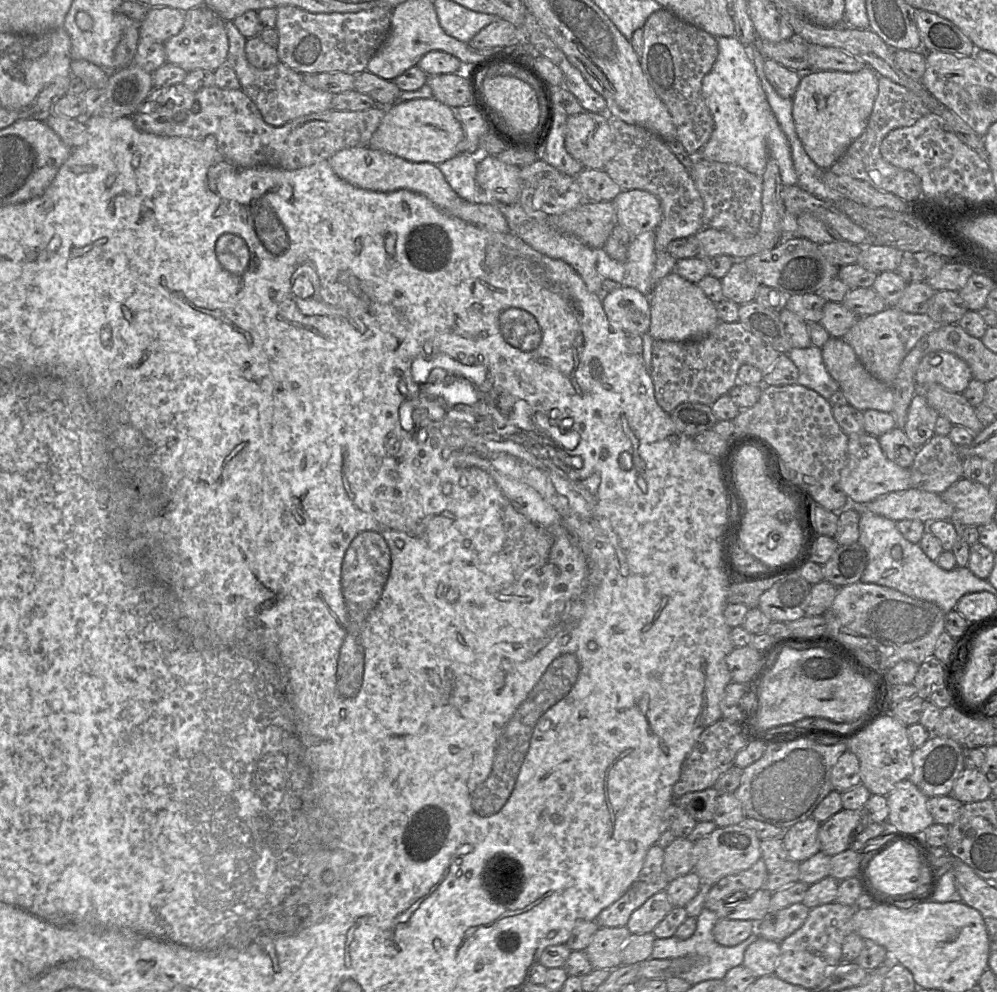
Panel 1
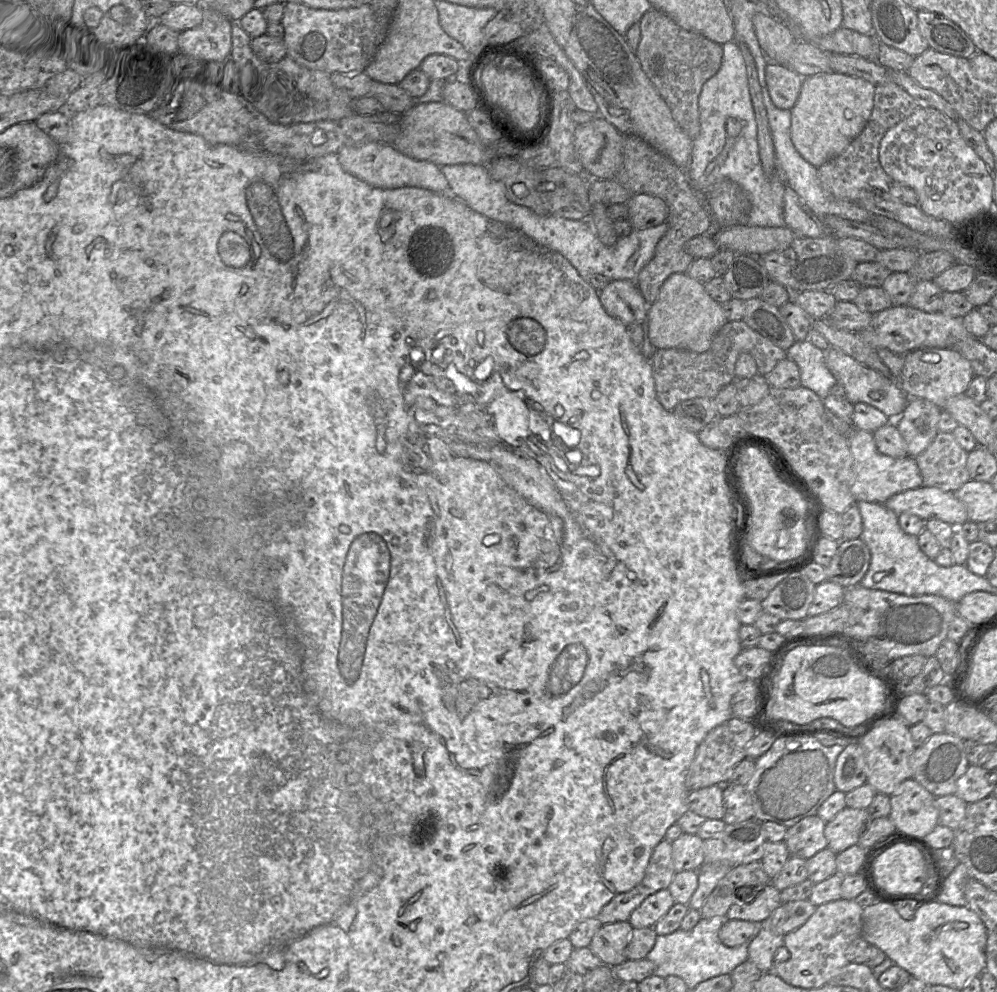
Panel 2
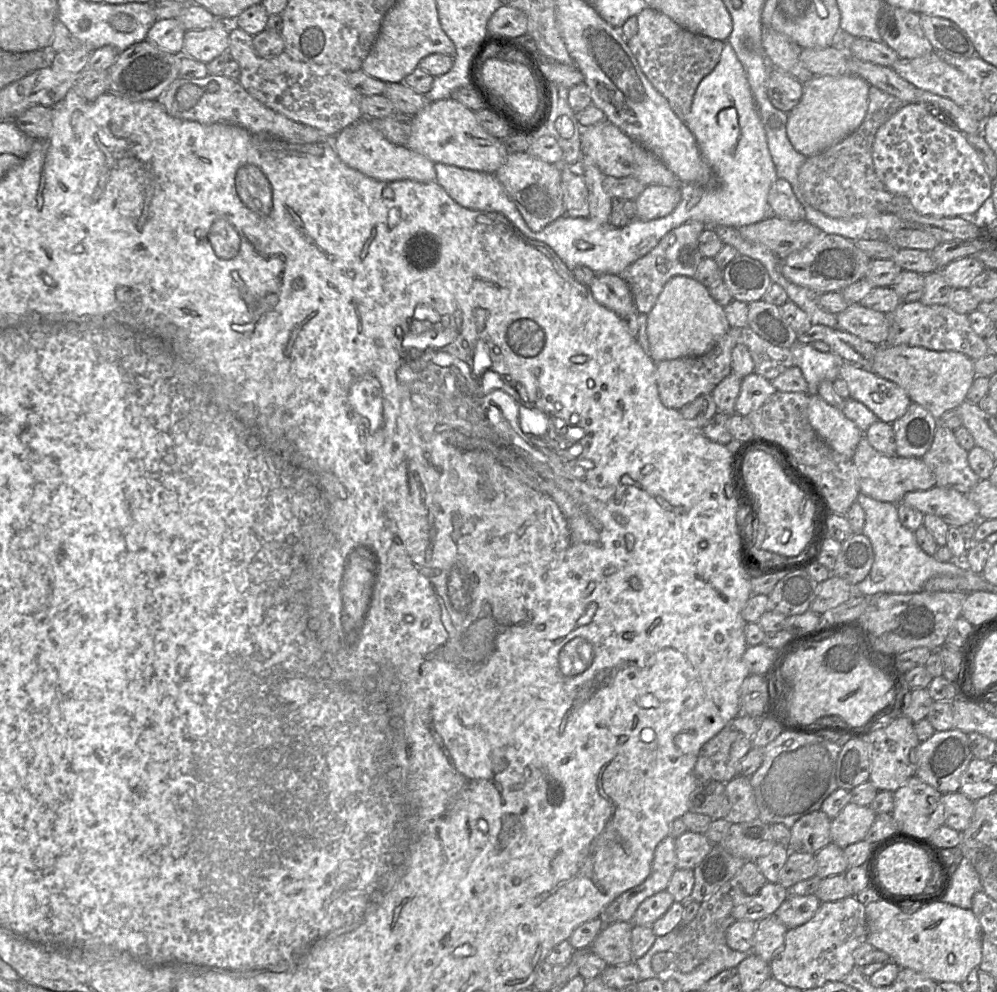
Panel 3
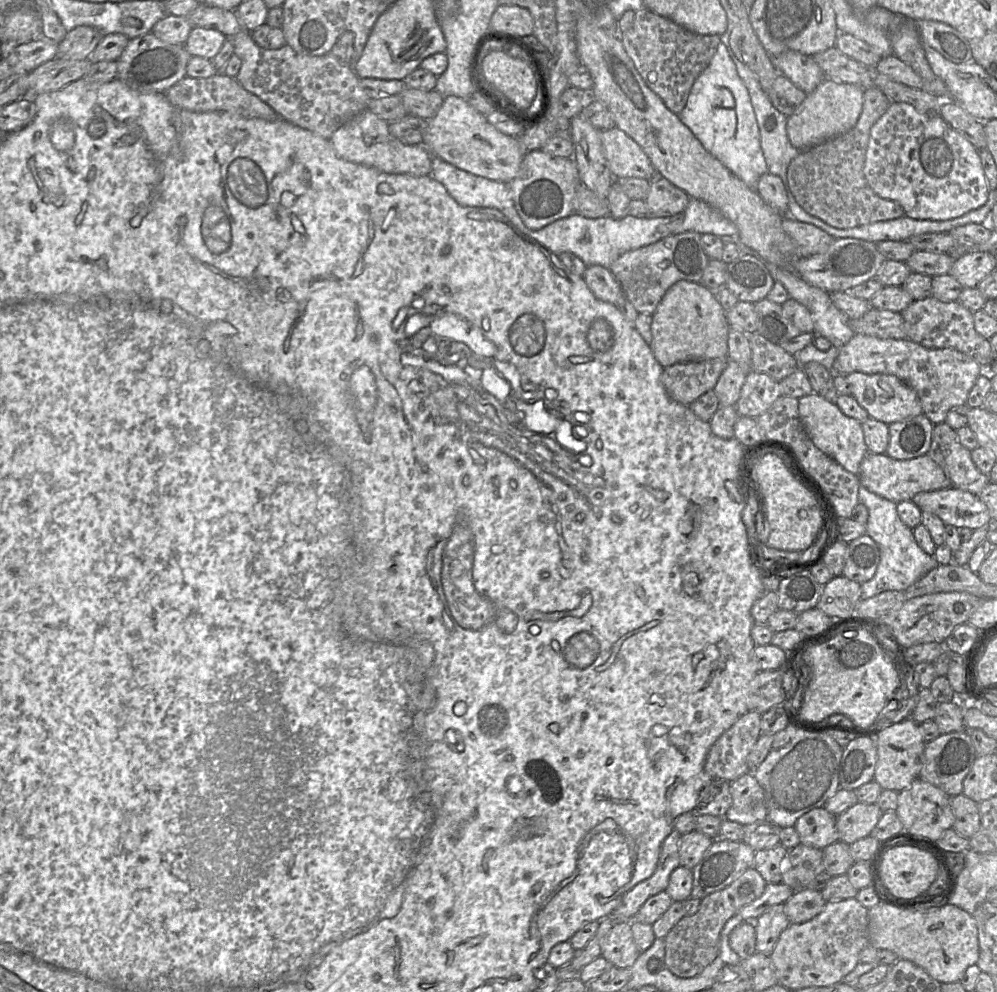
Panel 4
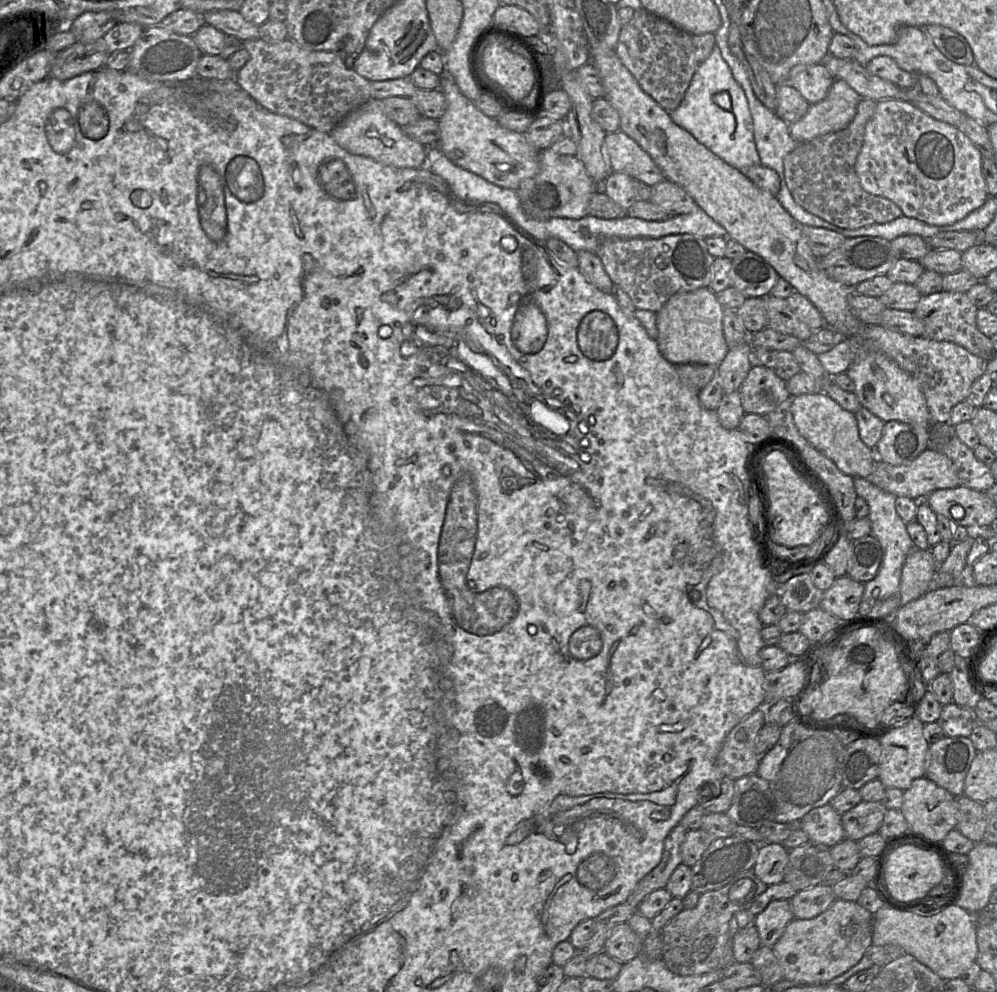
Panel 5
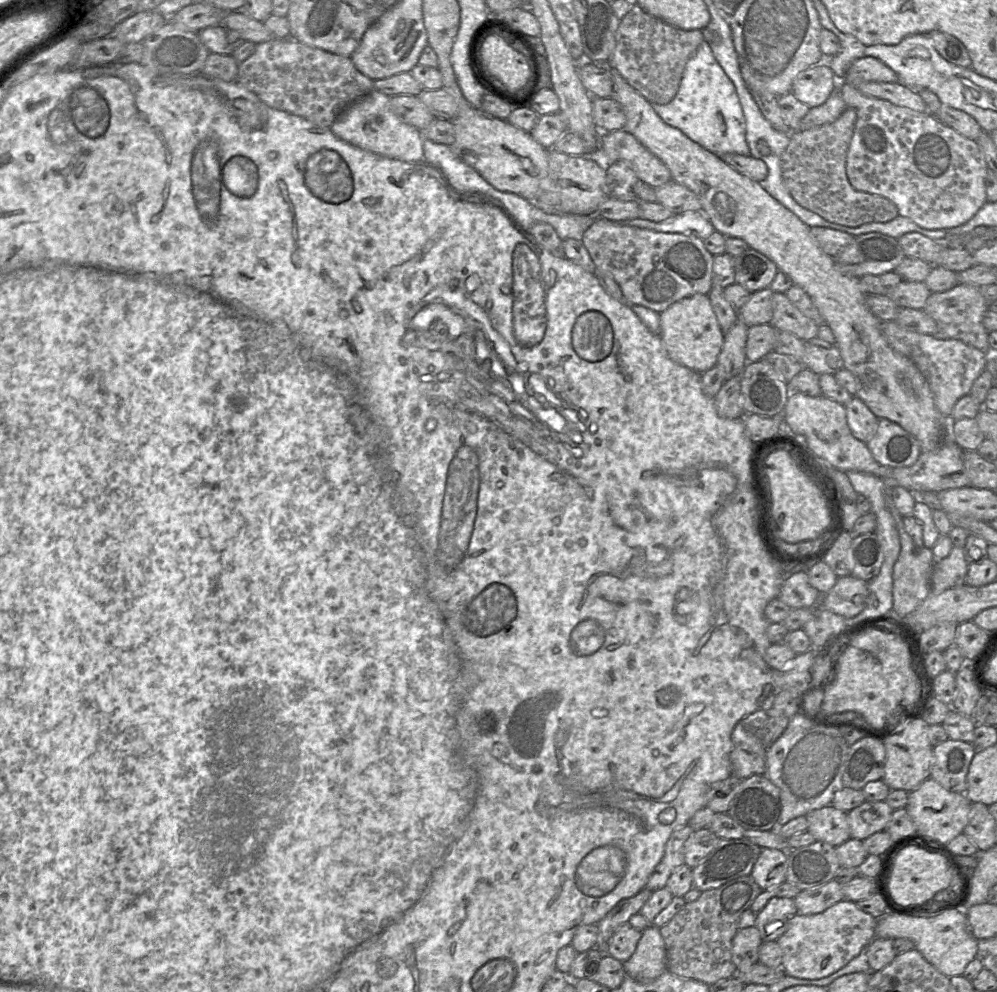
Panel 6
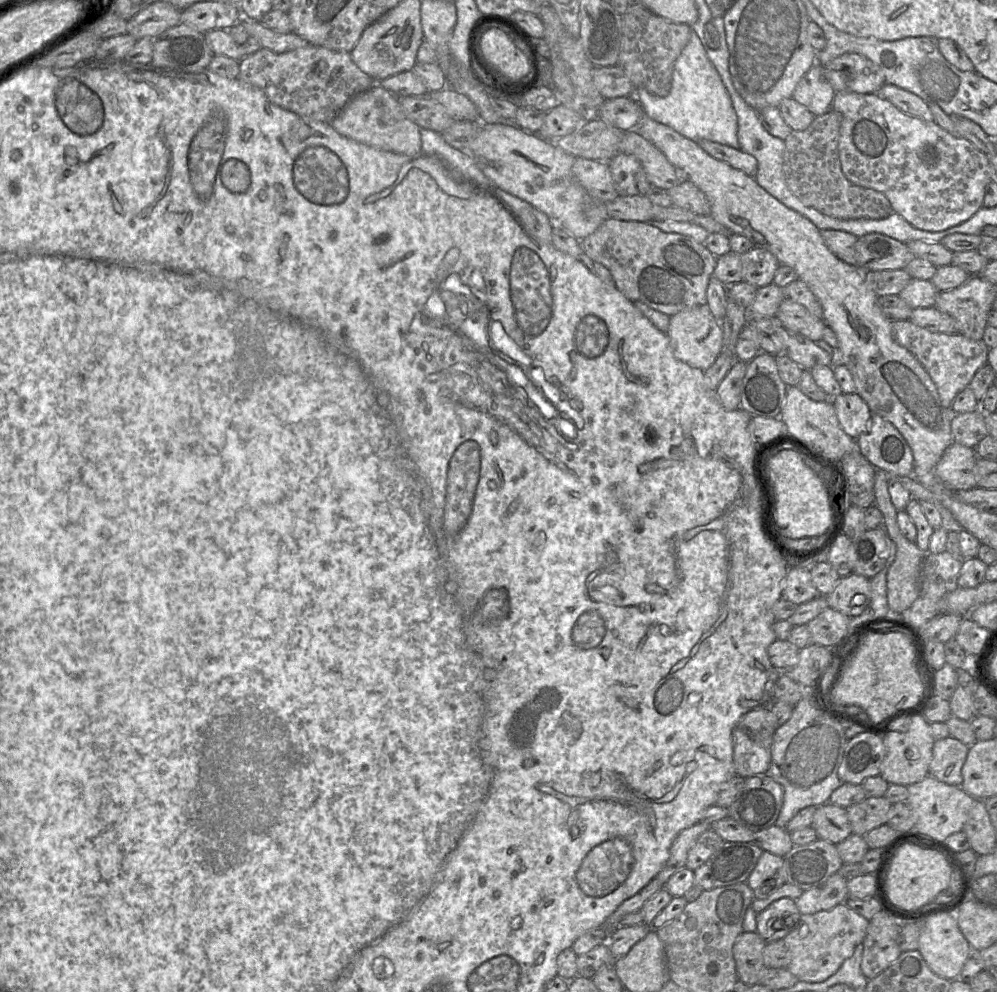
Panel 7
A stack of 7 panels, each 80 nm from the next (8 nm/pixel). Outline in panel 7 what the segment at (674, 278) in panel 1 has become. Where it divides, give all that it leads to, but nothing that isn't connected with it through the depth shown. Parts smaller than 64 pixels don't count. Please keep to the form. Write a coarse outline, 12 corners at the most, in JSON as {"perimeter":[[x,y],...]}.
{"perimeter":[[707,304],[670,316],[675,358],[702,371],[723,351]]}

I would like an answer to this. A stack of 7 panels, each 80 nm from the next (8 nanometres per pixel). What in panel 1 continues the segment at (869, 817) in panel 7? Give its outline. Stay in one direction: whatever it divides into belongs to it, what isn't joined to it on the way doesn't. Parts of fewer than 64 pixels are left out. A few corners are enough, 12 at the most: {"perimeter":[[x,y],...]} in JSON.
{"perimeter":[[842,809],[820,825],[820,851],[849,849],[861,810]]}

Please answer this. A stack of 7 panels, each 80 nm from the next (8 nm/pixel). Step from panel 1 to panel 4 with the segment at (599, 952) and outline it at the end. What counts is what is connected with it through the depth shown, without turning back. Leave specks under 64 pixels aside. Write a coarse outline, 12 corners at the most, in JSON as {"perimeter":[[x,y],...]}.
{"perimeter":[[617,921],[601,955],[630,968],[640,953],[631,921]]}

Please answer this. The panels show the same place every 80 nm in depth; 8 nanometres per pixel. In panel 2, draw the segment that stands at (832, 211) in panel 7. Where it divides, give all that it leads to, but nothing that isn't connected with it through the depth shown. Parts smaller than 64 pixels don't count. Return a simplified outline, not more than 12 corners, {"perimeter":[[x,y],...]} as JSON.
{"perimeter":[[893,81],[875,85],[863,131],[817,168],[821,187],[917,205],[879,162],[886,132],[918,103]]}

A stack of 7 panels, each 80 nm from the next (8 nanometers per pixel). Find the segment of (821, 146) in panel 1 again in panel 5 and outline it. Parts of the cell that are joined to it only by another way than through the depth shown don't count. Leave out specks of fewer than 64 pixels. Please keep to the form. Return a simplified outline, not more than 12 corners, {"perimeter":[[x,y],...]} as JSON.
{"perimeter":[[835,79],[789,124],[801,143],[846,128],[861,99]]}

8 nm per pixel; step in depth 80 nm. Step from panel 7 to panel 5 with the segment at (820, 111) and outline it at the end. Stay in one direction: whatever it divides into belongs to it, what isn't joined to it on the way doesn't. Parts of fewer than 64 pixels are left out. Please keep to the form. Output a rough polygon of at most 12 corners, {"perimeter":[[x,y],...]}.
{"perimeter":[[824,64],[793,67],[786,83],[813,105],[834,80]]}

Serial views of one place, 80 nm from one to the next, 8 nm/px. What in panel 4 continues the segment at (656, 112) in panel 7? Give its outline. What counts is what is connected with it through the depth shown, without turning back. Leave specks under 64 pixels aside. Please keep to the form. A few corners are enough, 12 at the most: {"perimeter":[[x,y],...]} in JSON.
{"perimeter":[[722,43],[678,115],[756,190],[768,172],[749,92]]}

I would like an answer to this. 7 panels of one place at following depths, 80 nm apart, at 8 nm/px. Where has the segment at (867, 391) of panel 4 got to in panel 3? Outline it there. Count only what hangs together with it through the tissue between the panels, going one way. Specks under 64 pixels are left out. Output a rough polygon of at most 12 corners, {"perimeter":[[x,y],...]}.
{"perimeter":[[841,361],[850,397],[892,424],[912,403],[896,383]]}

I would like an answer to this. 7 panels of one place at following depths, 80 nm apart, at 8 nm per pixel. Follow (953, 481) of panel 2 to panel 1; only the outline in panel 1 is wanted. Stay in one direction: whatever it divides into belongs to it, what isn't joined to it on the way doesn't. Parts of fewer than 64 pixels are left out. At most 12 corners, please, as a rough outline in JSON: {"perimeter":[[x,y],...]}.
{"perimeter":[[935,434],[916,453],[911,487],[944,492],[963,477],[949,436]]}

